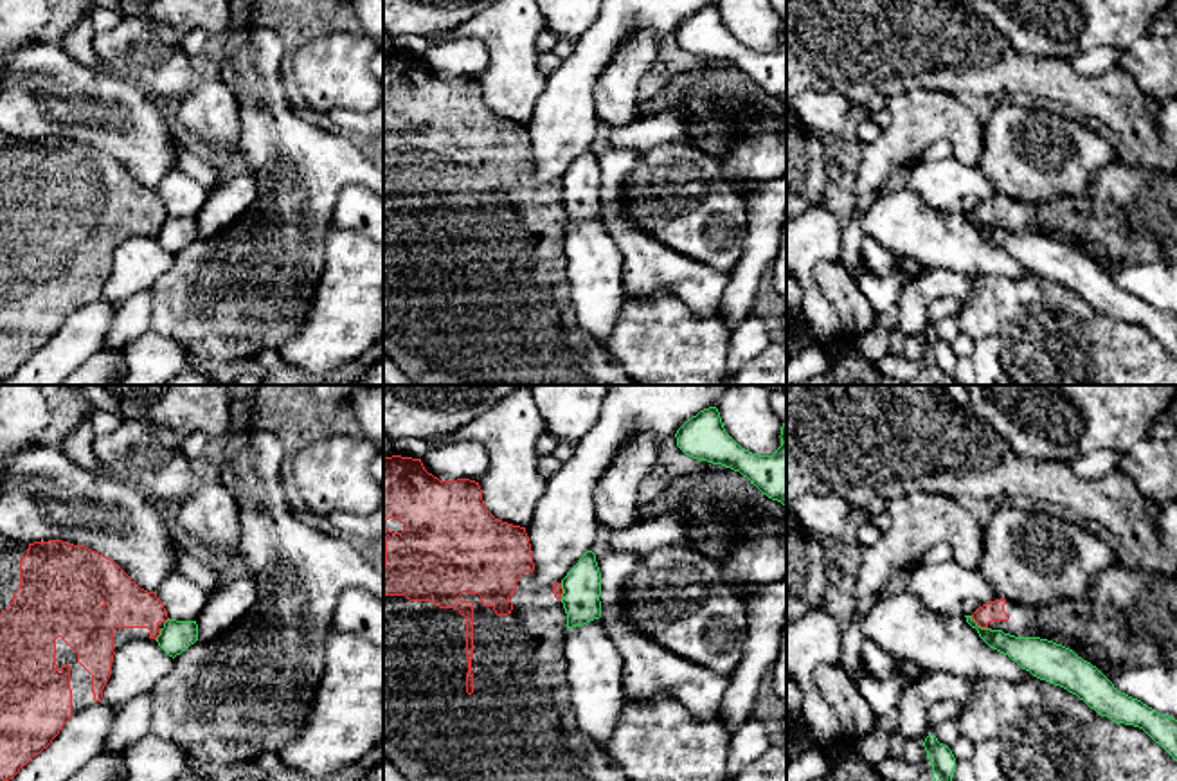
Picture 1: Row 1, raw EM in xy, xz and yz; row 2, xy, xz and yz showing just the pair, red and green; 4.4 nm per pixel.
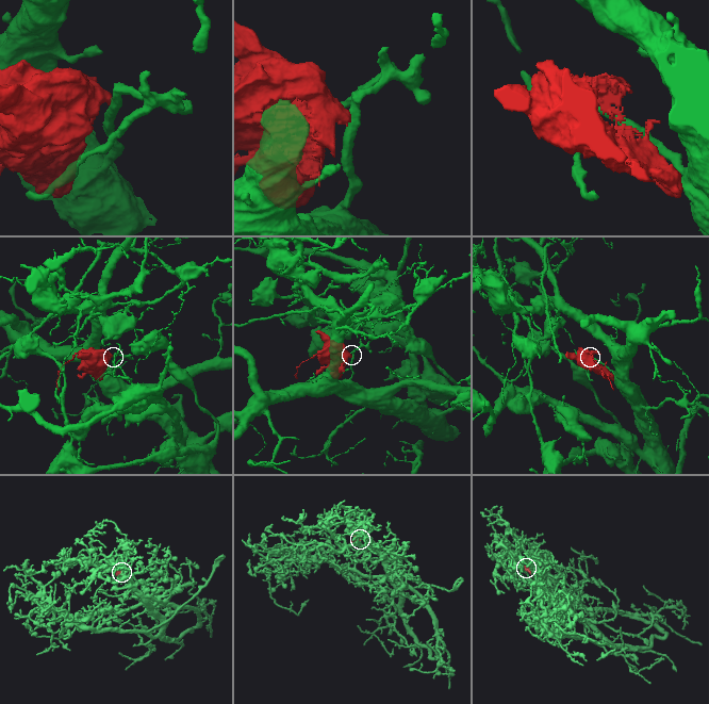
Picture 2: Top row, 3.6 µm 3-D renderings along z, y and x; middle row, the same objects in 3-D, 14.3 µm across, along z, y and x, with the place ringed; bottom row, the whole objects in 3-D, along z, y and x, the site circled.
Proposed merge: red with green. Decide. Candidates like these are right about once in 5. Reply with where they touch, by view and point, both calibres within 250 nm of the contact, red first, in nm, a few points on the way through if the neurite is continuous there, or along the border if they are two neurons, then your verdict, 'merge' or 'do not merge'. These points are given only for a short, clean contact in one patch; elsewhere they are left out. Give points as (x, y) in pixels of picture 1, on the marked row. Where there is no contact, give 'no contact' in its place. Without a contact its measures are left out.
yz (981, 627) | 90/150 nm | along yz (970, 616), (990, 630) | do not merge

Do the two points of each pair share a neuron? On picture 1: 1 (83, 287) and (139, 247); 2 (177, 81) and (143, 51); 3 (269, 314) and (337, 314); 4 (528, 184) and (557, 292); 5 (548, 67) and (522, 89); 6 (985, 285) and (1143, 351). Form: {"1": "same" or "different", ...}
{"1": "different", "2": "same", "3": "different", "4": "same", "5": "different", "6": "same"}

